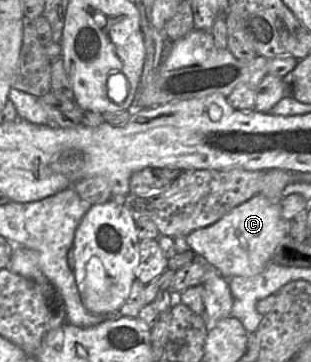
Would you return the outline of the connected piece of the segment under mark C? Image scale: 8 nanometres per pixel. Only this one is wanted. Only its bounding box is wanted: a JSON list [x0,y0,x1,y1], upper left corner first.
[186,193,289,279]

